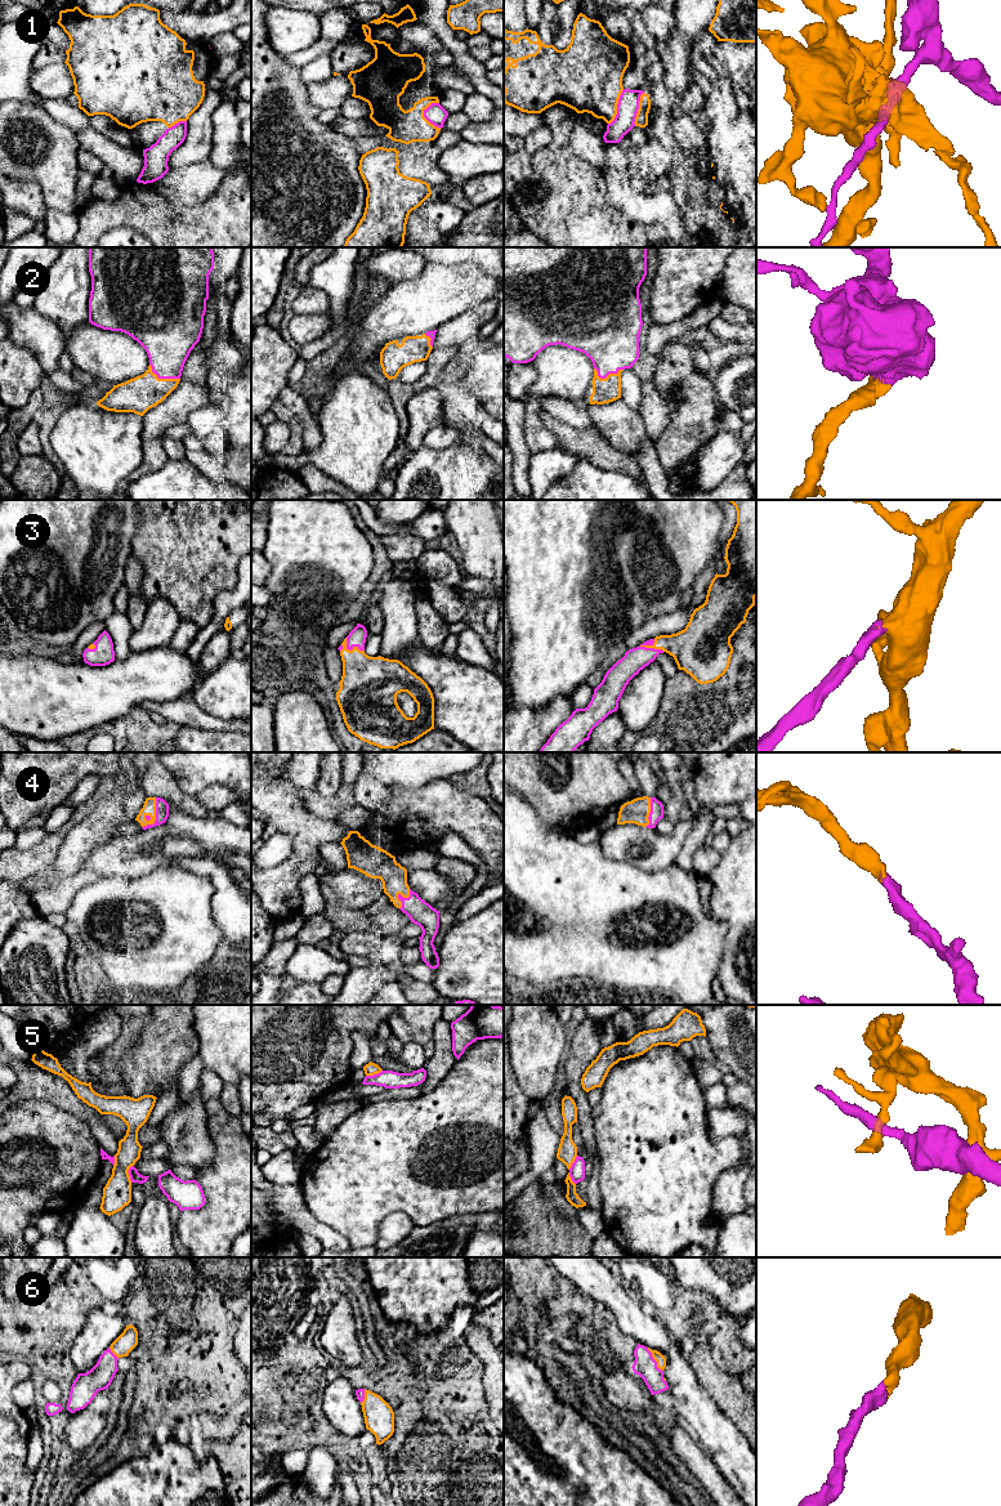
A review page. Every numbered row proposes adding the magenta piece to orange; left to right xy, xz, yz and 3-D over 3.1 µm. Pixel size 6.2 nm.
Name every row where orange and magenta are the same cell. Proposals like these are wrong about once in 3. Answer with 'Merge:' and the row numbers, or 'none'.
Merge: 2, 3, 4, 6

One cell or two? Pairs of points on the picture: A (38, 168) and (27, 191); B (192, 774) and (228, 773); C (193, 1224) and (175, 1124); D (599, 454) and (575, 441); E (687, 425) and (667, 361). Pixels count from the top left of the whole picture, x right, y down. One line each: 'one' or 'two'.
A: two
B: one
C: two
D: one
E: one

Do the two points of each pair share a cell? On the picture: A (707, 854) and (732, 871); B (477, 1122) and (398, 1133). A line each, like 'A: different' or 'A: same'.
A: different
B: same

